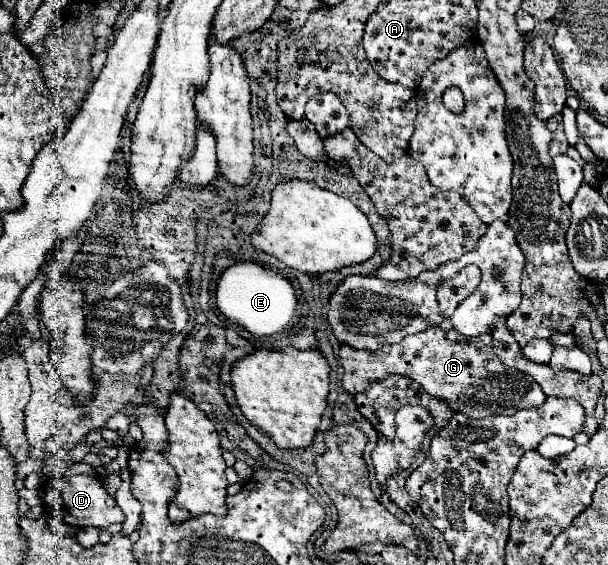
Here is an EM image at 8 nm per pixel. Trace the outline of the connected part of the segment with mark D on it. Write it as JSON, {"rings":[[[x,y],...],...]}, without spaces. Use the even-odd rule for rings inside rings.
{"rings":[[[75,475],[73,479],[59,477],[44,490],[45,511],[73,527],[109,527],[111,523],[121,523],[125,519],[117,501],[105,491],[103,481],[95,475]]]}

